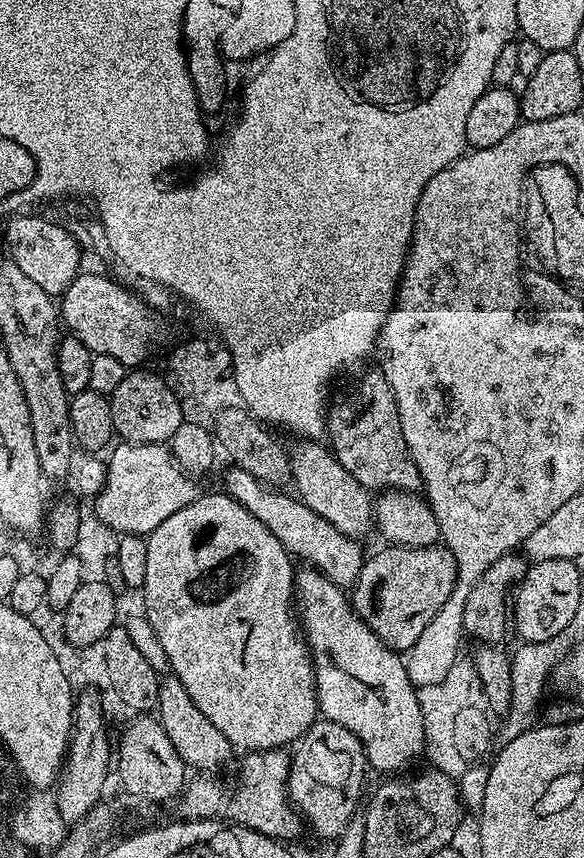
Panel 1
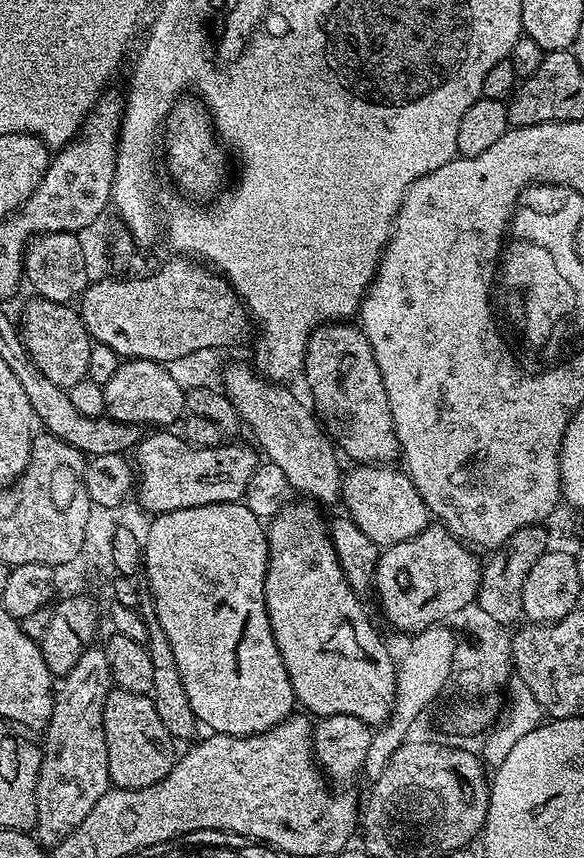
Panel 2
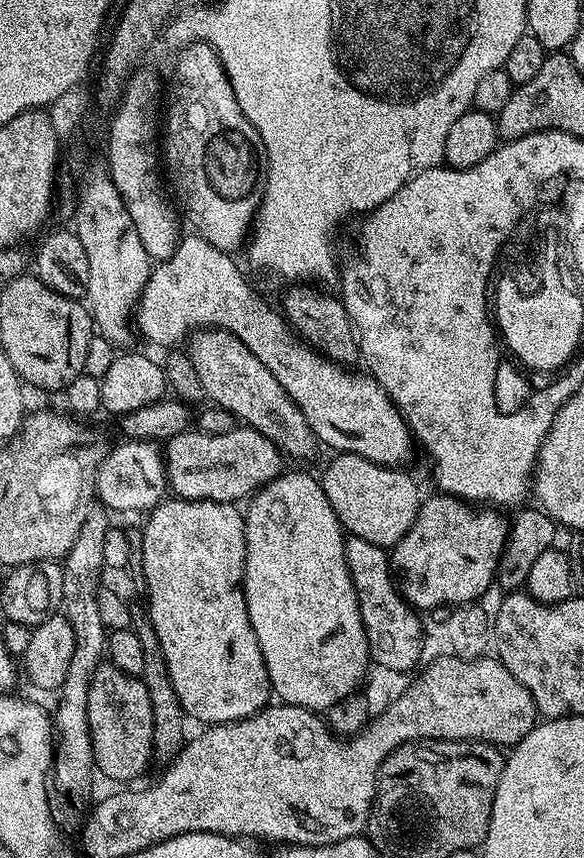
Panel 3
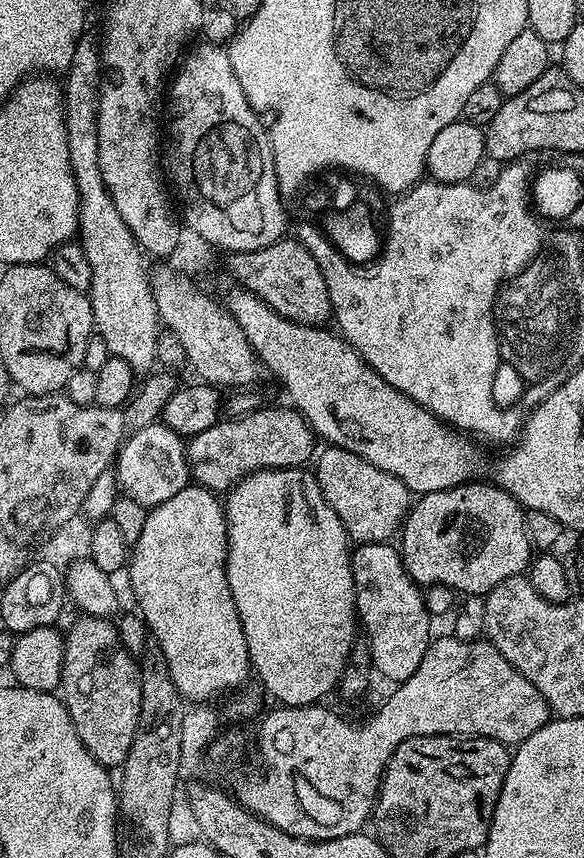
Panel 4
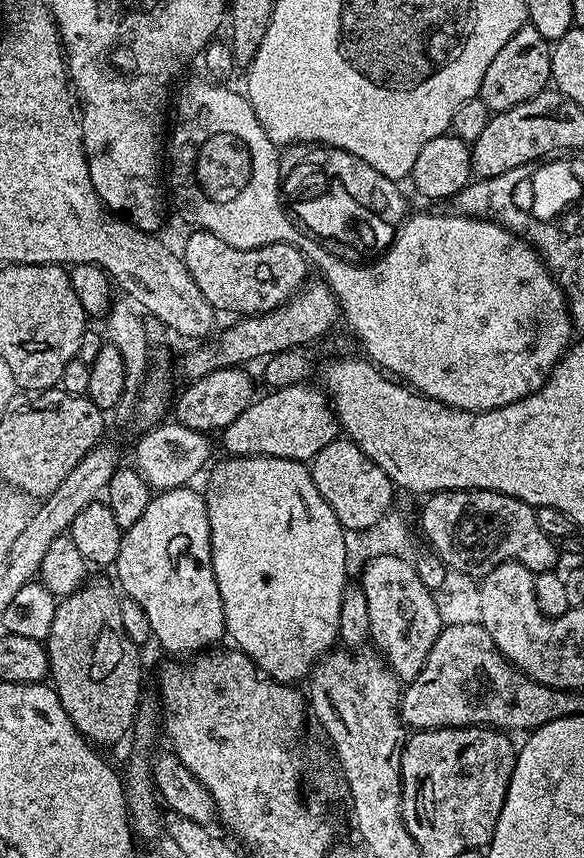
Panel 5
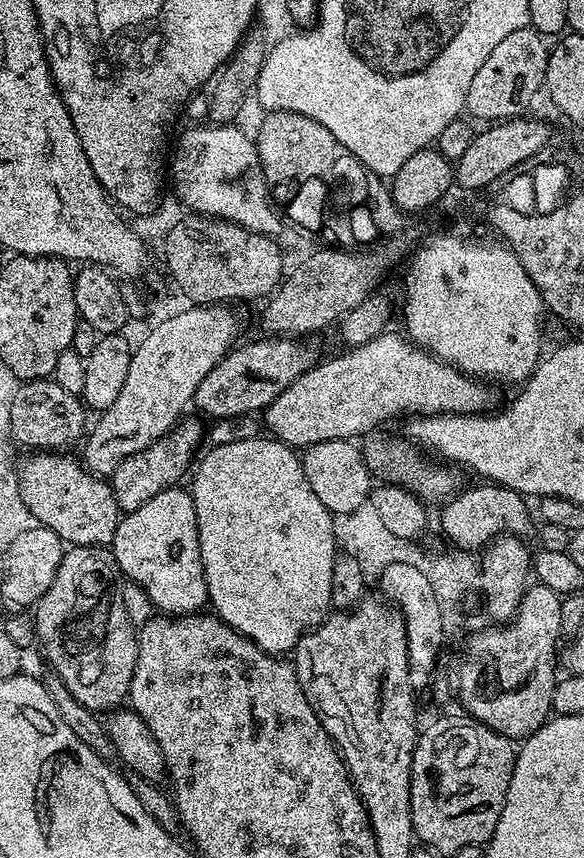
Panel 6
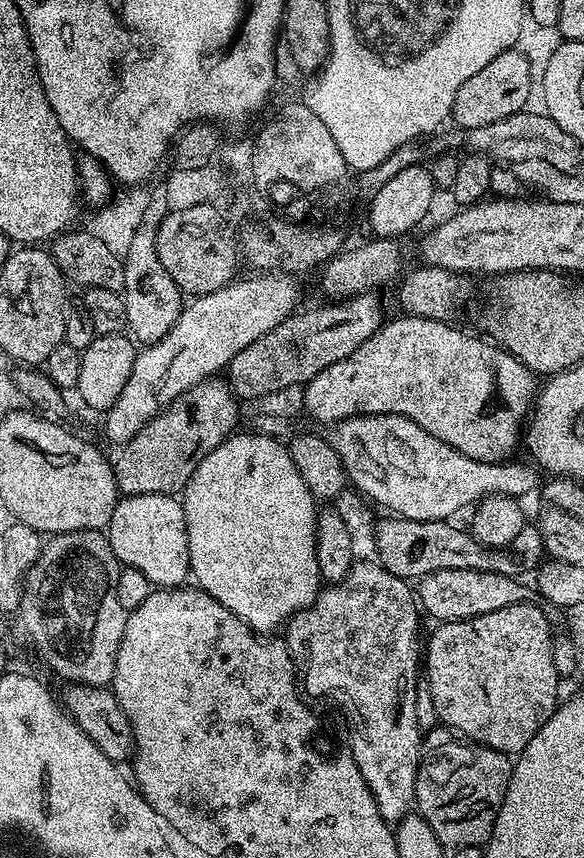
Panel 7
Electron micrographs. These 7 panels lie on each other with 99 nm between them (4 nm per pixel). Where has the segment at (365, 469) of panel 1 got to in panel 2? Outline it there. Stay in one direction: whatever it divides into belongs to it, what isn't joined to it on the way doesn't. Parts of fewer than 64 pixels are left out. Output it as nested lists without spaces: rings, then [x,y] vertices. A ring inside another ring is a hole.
[[[329,322],[312,329],[308,335],[308,351],[304,354],[302,380],[308,383],[308,392],[312,395],[310,404],[315,415],[324,431],[332,437],[332,443],[345,457],[348,455],[356,464],[385,466],[401,459],[400,443],[390,414],[390,402],[382,386],[382,370],[378,370],[378,362],[374,362],[374,350],[370,342],[355,323]]]

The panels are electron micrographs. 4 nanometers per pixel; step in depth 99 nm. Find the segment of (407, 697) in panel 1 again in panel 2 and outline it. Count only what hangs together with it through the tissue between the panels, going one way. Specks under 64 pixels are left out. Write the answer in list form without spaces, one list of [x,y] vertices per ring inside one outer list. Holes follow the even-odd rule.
[[[288,502],[267,525],[268,569],[264,601],[272,637],[286,666],[299,707],[313,717],[350,714],[370,726],[379,726],[392,715],[396,702],[396,664],[382,637],[376,633],[361,597],[349,586],[332,545],[329,525],[312,502]]]

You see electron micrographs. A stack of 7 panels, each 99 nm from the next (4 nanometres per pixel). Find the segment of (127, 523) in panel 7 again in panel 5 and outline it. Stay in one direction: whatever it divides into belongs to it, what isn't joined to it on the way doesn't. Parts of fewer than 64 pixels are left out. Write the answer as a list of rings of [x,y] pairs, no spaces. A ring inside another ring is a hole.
[[[192,486],[157,491],[142,510],[142,518],[134,526],[123,529],[118,558],[114,565],[119,591],[127,599],[142,606],[150,621],[155,643],[160,643],[176,658],[191,658],[211,649],[225,639],[222,594],[218,594],[218,582],[214,578],[212,547],[210,546],[210,518],[203,495]]]

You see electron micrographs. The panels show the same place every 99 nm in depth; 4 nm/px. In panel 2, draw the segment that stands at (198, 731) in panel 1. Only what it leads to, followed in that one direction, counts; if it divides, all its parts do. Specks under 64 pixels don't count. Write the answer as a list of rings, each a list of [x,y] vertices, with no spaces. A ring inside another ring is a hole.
[[[135,579],[133,582],[122,582],[115,591],[117,603],[124,601],[124,596],[136,596],[136,602],[144,602],[142,590],[146,592],[146,612],[144,608],[136,611],[146,623],[148,632],[147,649],[150,654],[150,662],[153,663],[153,685],[149,695],[154,702],[154,710],[158,710],[158,718],[162,718],[162,726],[177,740],[191,741],[197,735],[198,721],[194,710],[190,710],[190,698],[186,698],[186,686],[182,686],[182,674],[178,674],[178,661],[174,658],[174,650],[170,650],[170,638],[166,638],[166,630],[162,630],[162,622],[158,622],[156,603],[153,602],[152,591],[143,579]]]

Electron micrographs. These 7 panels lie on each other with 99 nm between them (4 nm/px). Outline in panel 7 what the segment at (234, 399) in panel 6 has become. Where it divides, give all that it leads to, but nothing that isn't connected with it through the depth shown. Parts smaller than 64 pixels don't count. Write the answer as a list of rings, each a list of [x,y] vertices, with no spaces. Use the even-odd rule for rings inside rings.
[[[375,291],[363,292],[360,296],[349,296],[347,300],[324,302],[321,308],[308,308],[288,316],[281,324],[274,326],[258,342],[250,342],[246,350],[234,354],[226,369],[226,383],[241,401],[252,400],[255,396],[268,396],[271,392],[280,392],[283,388],[292,388],[295,384],[307,385],[322,370],[326,370],[334,362],[342,362],[362,342],[366,342],[381,326],[386,323],[384,304],[379,300]]]

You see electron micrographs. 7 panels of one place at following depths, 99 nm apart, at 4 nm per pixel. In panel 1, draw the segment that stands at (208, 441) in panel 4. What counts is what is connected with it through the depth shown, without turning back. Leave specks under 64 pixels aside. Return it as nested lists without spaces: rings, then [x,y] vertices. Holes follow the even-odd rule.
[[[120,442],[111,452],[112,457],[106,460],[105,485],[94,497],[94,511],[98,519],[116,533],[147,537],[148,533],[162,526],[170,514],[196,500],[198,489],[192,481],[195,479],[176,463],[168,444]]]

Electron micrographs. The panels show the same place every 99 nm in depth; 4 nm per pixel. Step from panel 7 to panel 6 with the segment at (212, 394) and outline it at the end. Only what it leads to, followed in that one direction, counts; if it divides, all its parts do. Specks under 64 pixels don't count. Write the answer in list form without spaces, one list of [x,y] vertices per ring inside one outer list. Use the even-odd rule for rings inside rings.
[[[181,419],[180,423],[167,432],[160,440],[156,440],[152,445],[146,446],[141,452],[131,454],[118,465],[110,477],[112,493],[116,499],[116,505],[121,513],[133,512],[142,506],[142,502],[150,502],[154,494],[162,490],[179,485],[180,479],[193,467],[192,451],[205,439],[205,425],[200,425],[196,420]]]

